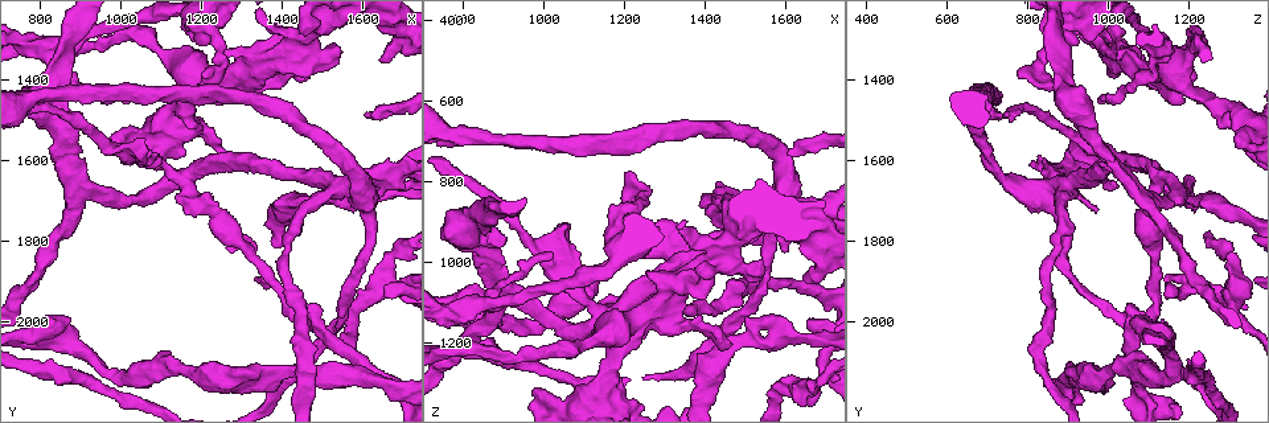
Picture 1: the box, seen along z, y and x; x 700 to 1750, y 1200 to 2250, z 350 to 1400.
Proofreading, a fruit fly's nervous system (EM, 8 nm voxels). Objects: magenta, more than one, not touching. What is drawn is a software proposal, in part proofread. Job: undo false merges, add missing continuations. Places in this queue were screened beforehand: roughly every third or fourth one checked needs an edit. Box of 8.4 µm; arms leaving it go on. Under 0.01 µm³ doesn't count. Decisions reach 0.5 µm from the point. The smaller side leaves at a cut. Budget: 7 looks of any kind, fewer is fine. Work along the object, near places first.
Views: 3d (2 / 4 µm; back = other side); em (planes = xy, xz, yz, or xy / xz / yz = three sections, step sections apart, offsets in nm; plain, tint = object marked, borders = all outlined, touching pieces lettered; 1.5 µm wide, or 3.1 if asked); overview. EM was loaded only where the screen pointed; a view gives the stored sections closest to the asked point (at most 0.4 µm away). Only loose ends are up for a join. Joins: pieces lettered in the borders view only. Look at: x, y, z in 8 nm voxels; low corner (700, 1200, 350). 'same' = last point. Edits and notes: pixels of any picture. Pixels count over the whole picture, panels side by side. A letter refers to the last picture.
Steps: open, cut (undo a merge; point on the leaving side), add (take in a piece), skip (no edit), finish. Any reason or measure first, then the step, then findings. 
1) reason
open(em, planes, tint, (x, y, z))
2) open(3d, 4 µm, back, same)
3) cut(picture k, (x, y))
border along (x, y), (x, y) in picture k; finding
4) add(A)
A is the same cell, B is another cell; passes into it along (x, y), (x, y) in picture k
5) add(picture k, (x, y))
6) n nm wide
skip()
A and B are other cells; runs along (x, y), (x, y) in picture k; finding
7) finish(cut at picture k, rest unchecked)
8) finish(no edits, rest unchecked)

branch stops here
open(3d, 4 µm, (1055, 1555, 905))

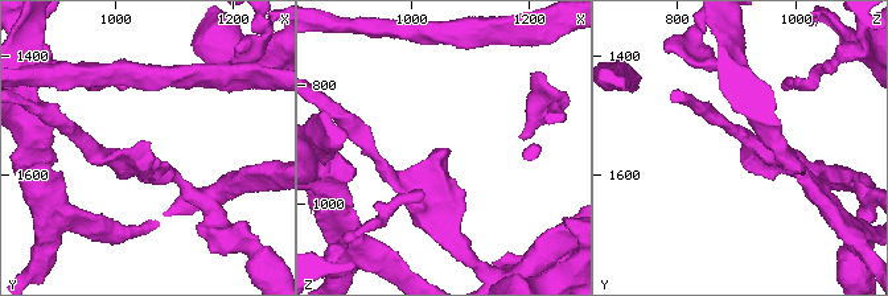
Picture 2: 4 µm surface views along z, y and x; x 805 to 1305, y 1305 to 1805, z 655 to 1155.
open(em, planes, borders, (1055, 1555, 910))

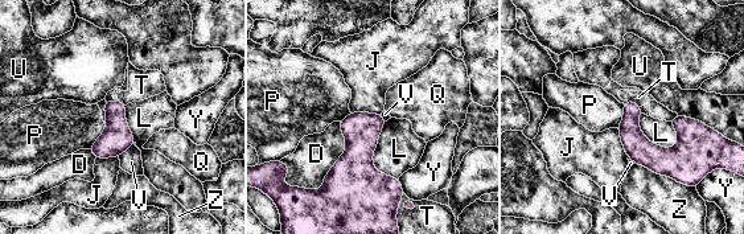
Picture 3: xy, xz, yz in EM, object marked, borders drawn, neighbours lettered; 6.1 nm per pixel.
skip()
D, J, L, P, Q, T, U, V, Y and Z are other cells; runs along (621, 128), (649, 155), (678, 155), (705, 131) in picture 3; none of them fits

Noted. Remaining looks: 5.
four or more arms meet
open(3d, 2 µm, back, (1170, 1630, 1125))

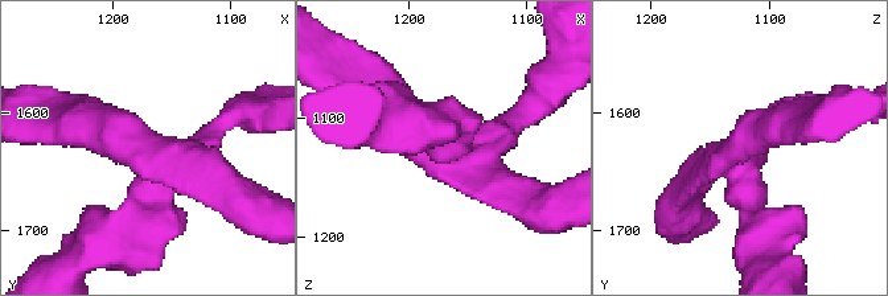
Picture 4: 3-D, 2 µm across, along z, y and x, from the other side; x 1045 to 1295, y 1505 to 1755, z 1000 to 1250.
4 arms
open(em, planes, plain, (1162, 1634, 1128))

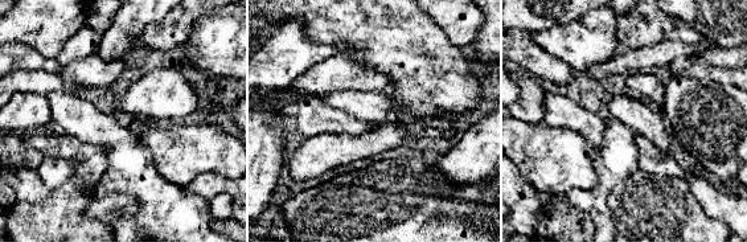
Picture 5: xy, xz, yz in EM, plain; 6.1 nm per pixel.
open(em, planes, borders, same)

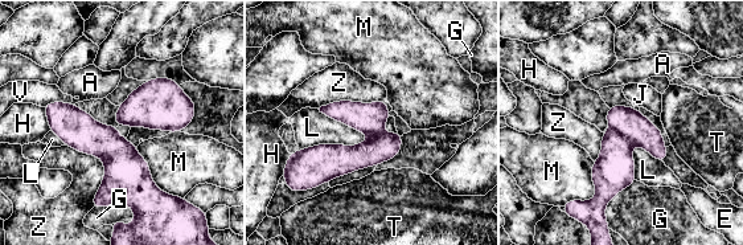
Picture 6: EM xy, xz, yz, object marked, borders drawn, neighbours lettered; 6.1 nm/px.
190 nm wide
cut(picture 6, (614, 171))
A, E, G, H, J, L, M, T, V and Z are other cells; a second cell is stuck on

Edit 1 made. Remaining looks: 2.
finish(cut at picture 6, rest unchecked)

